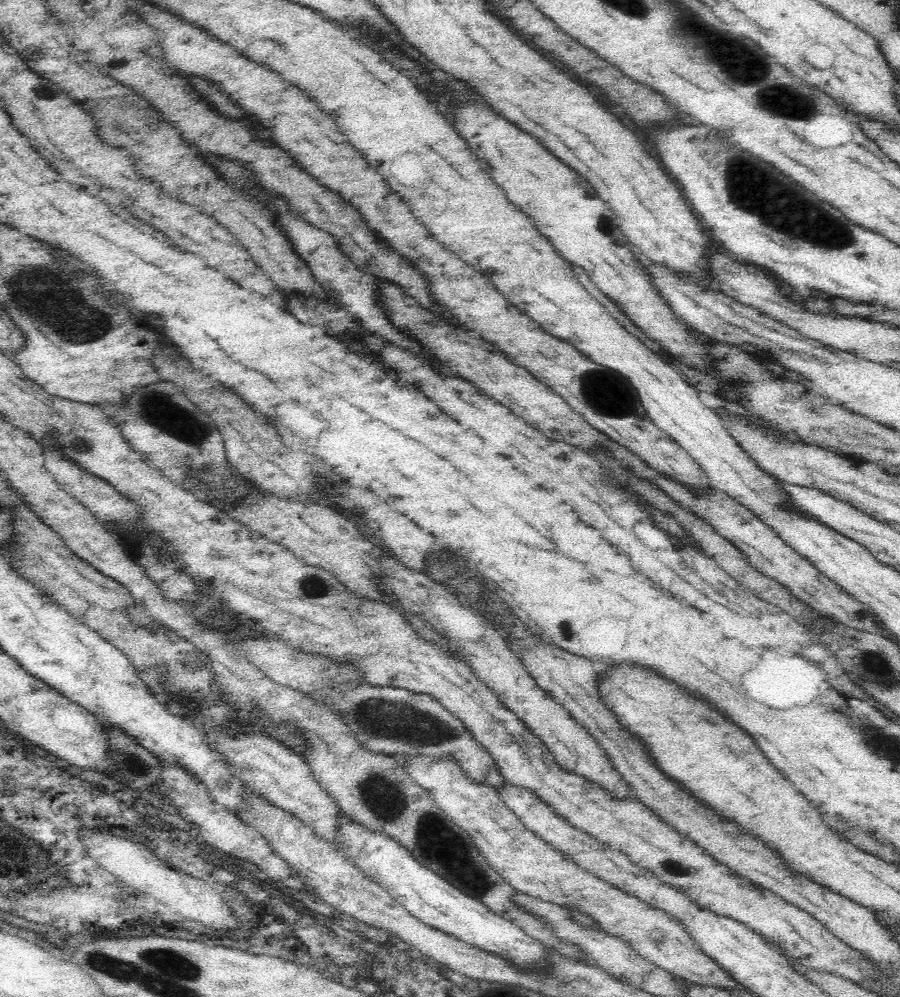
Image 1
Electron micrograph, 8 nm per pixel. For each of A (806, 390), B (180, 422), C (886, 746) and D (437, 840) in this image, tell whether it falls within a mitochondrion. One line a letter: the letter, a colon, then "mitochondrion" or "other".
A: other
B: mitochondrion
C: mitochondrion
D: mitochondrion

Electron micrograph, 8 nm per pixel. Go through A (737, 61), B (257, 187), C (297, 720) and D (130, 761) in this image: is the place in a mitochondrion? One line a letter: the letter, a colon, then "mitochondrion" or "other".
A: mitochondrion
B: other
C: other
D: mitochondrion

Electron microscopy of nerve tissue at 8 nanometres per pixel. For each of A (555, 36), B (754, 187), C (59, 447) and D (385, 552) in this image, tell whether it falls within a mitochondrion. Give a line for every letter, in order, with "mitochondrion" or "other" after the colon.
A: other
B: mitochondrion
C: other
D: other

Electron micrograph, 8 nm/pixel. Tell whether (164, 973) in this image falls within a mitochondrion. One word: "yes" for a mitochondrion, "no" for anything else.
yes

